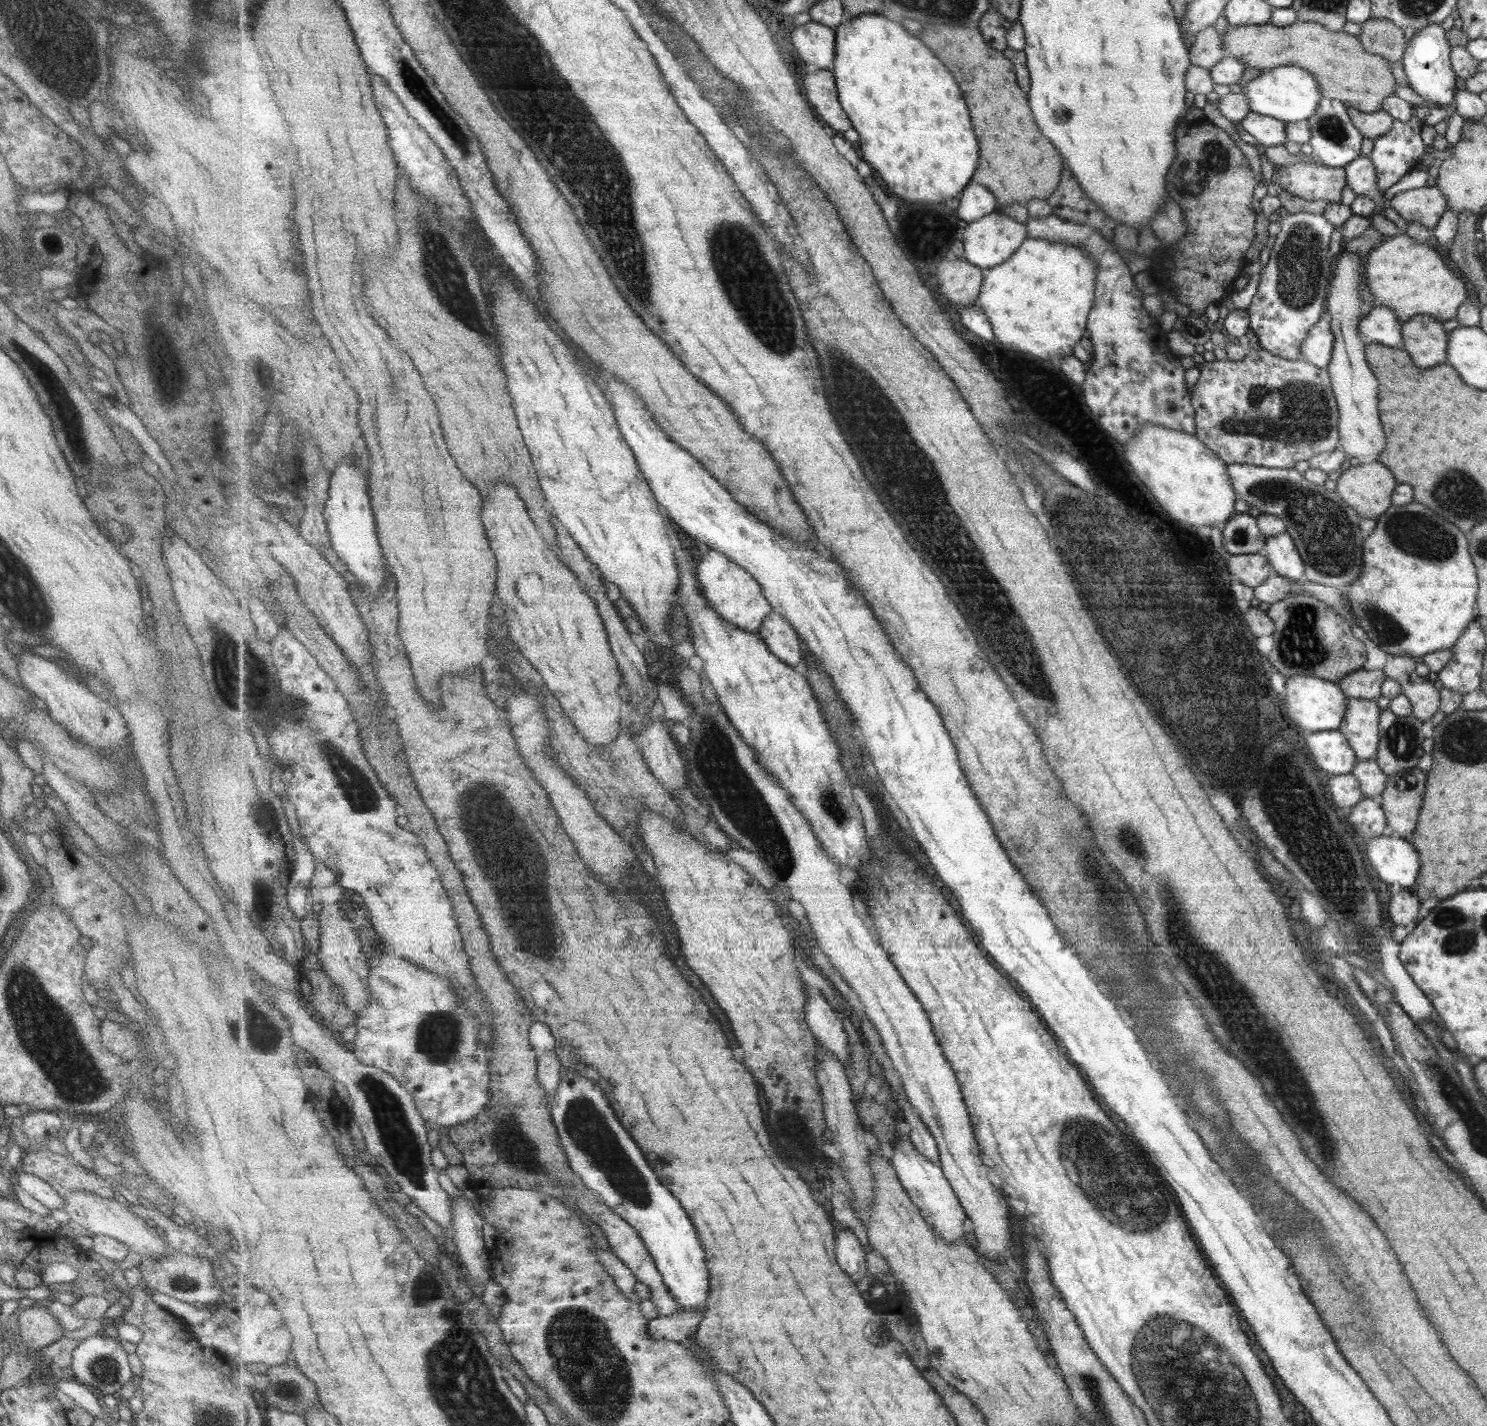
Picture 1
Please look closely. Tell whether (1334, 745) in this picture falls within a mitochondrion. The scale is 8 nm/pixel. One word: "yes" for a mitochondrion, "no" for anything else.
no

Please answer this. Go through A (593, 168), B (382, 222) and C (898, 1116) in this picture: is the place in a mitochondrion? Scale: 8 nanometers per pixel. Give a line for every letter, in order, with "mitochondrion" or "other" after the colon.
A: mitochondrion
B: other
C: other

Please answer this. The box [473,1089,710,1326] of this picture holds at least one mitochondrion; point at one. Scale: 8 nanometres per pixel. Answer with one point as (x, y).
(584, 1124)

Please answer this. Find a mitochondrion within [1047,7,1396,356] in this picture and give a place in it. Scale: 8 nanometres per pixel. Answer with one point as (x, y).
(1301, 270)

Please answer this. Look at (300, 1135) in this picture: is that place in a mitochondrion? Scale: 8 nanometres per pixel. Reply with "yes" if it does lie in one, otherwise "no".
no

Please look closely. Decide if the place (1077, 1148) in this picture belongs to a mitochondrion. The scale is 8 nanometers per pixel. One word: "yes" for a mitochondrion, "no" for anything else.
yes

